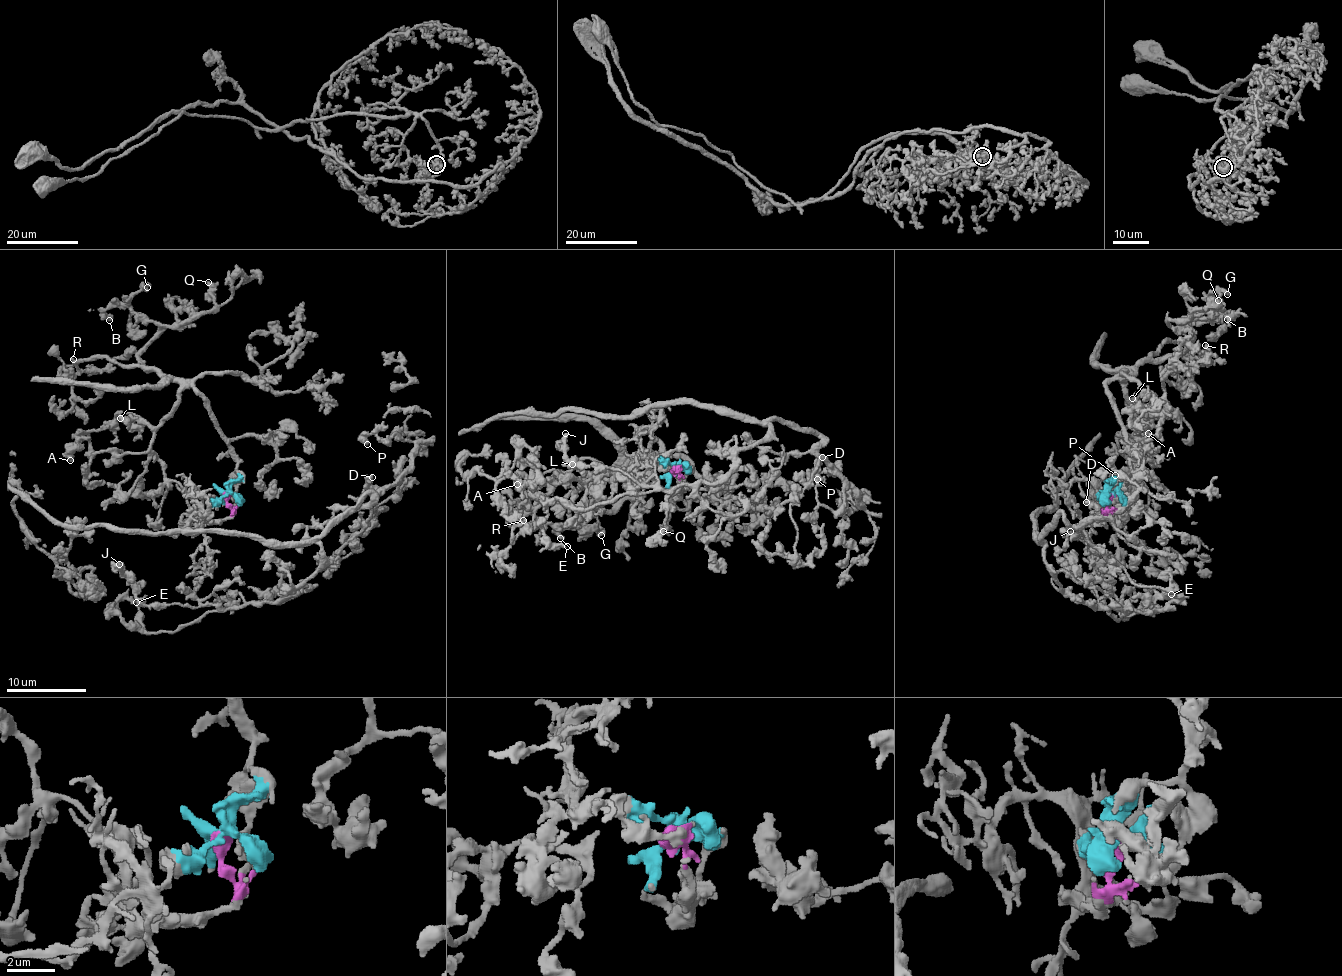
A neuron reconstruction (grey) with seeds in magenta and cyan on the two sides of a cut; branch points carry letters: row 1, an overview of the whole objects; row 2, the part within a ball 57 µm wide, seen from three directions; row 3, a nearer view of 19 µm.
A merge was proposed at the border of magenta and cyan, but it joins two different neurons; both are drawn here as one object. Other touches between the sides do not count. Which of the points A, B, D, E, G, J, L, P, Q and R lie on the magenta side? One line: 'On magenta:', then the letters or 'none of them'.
On magenta: D, E, J, P

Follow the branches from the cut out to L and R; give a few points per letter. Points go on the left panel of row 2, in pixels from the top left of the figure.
L: (228, 492), (238, 476), (238, 455), (196, 389), (180, 392), (179, 405), (159, 425), (119, 417)
R: (228, 492), (238, 476), (238, 455), (196, 389), (102, 357), (75, 365), (69, 381), (61, 372), (73, 359)

